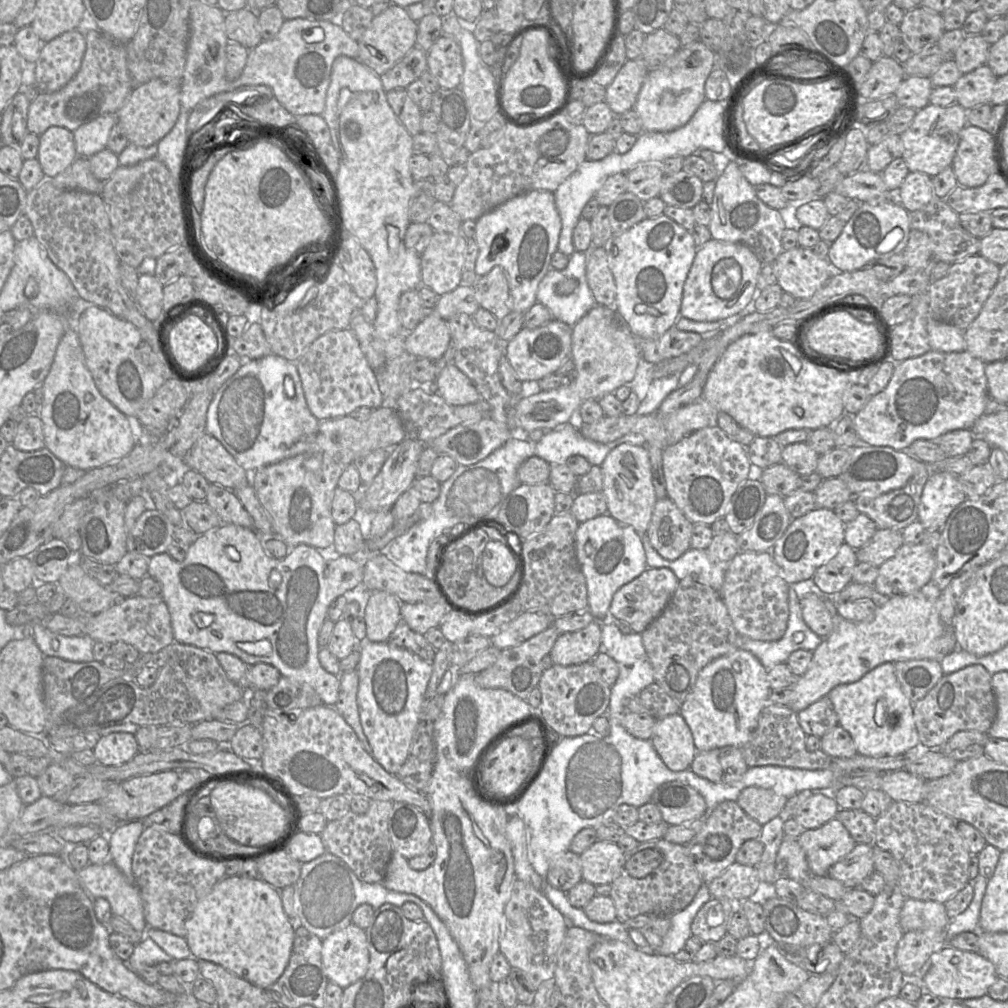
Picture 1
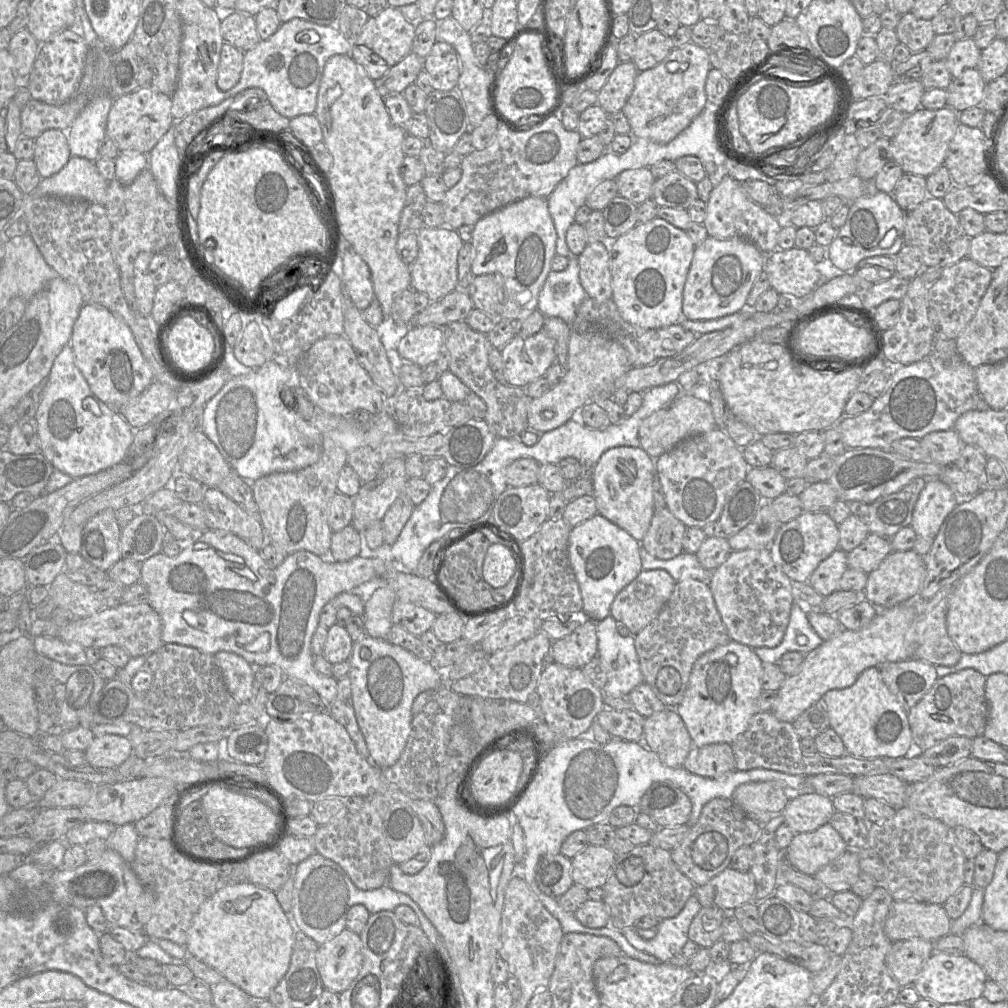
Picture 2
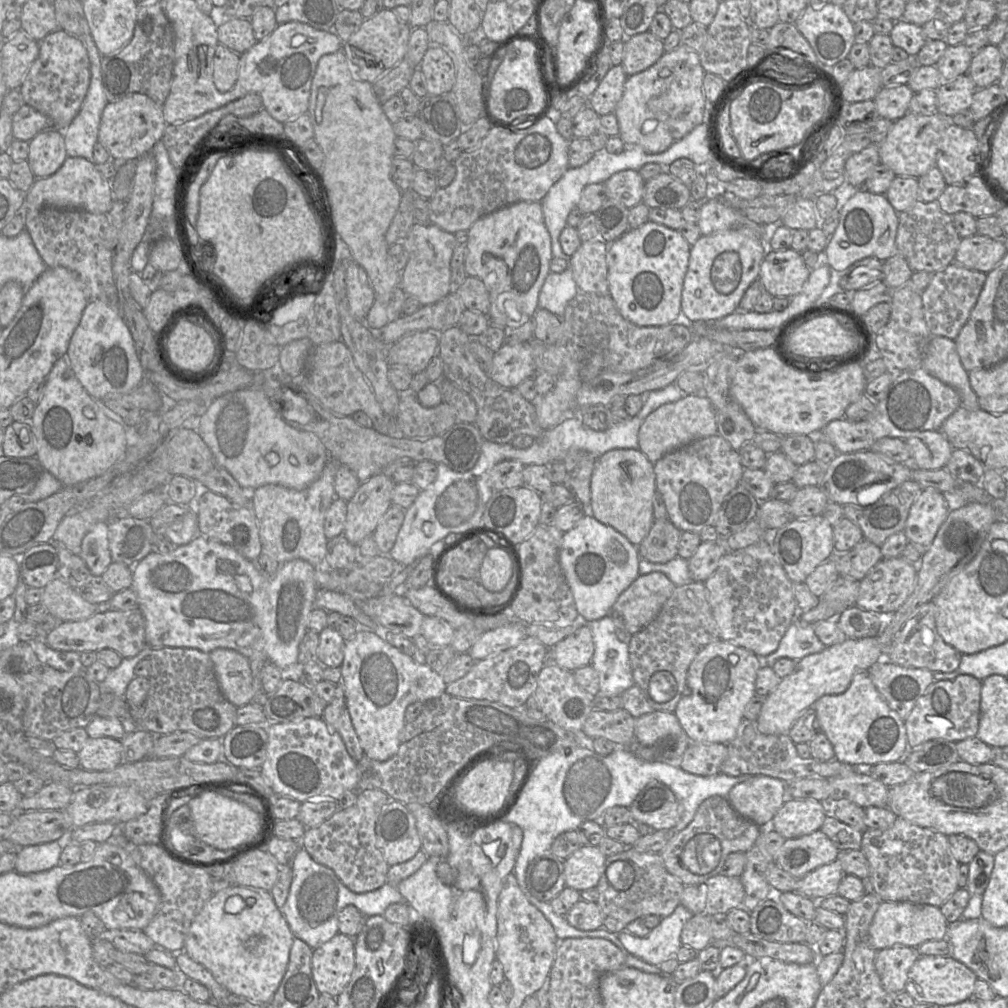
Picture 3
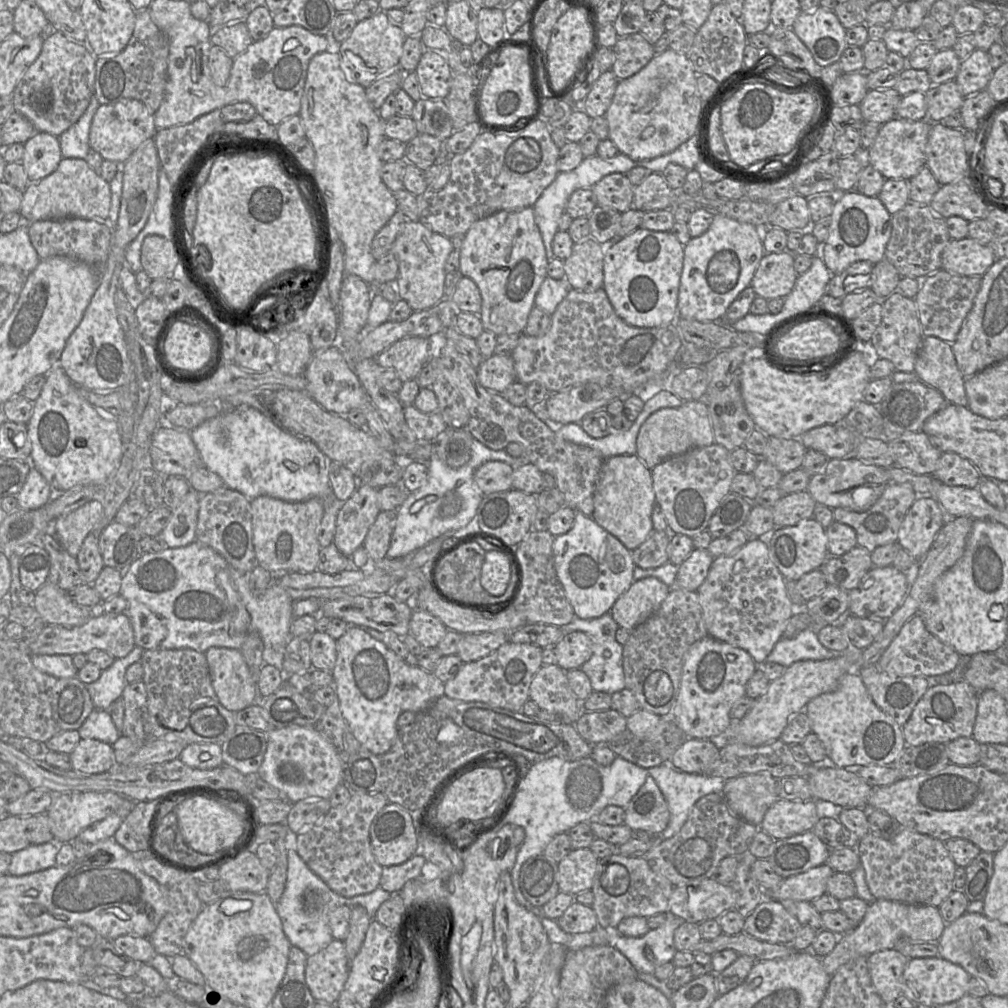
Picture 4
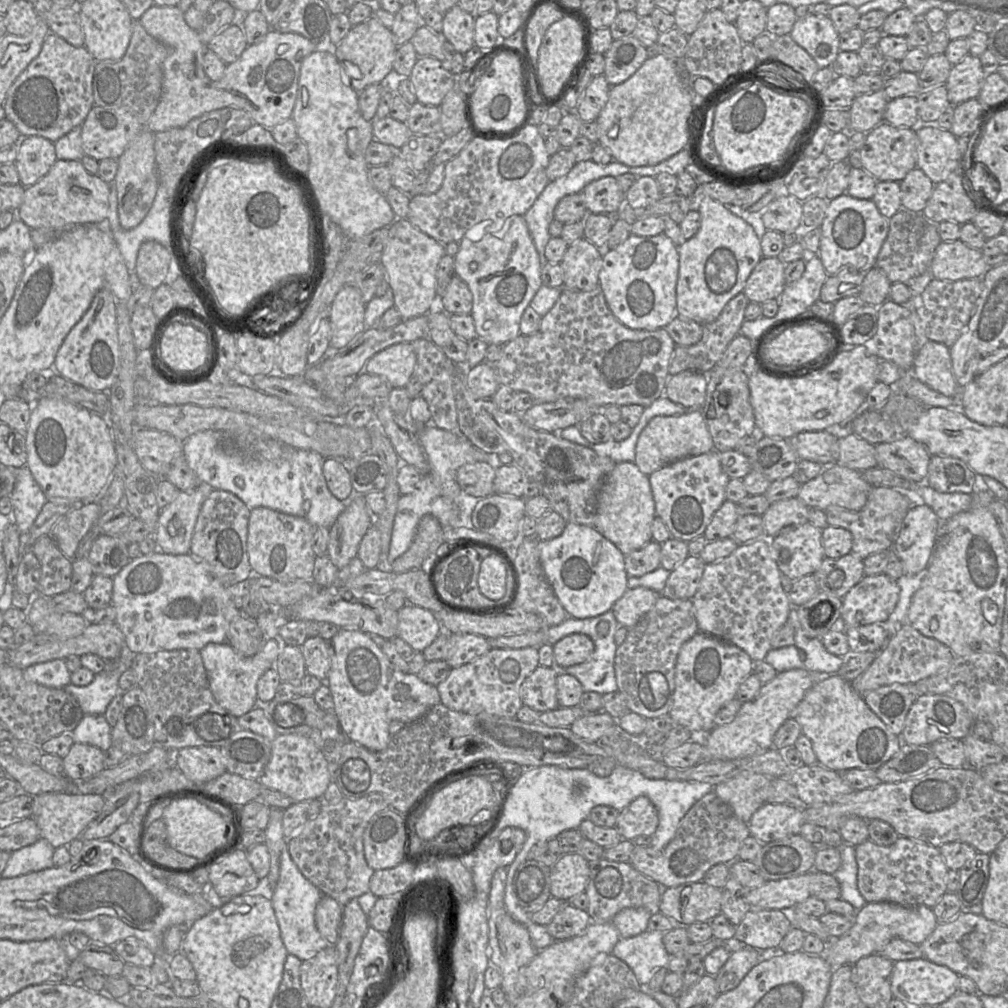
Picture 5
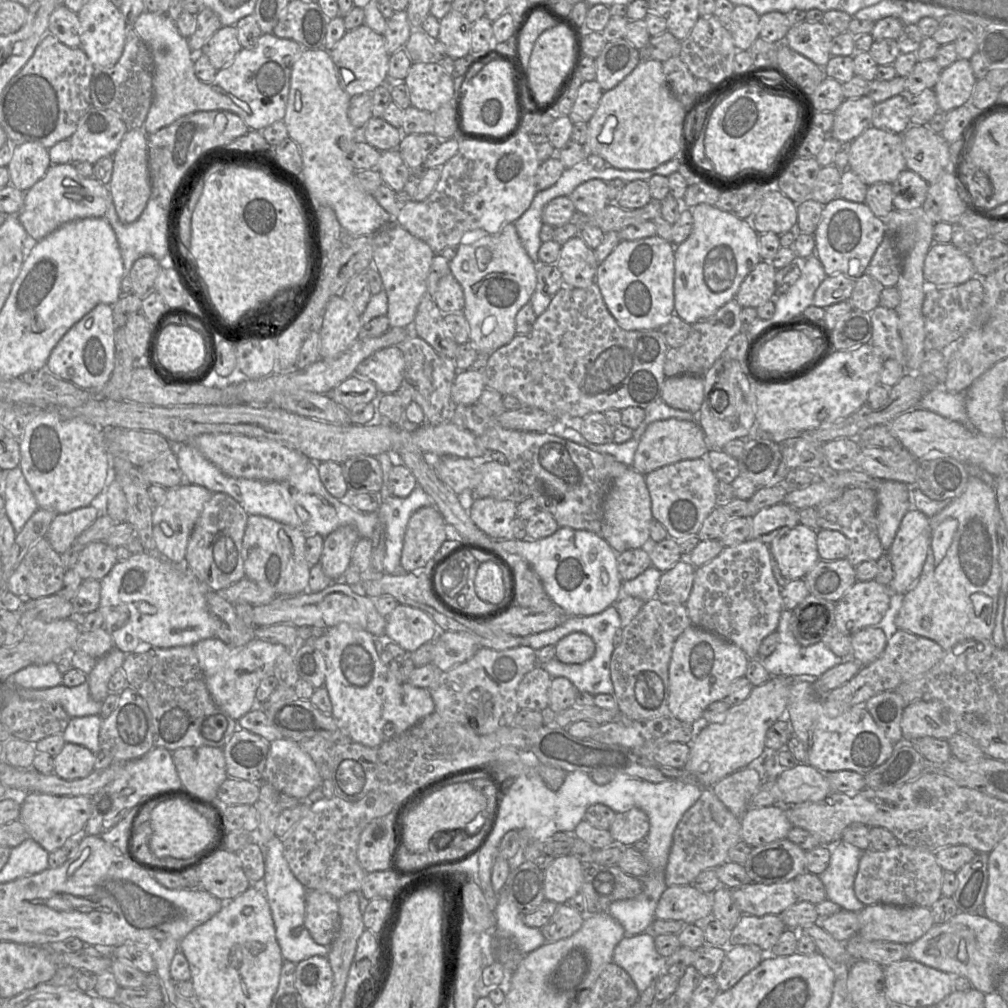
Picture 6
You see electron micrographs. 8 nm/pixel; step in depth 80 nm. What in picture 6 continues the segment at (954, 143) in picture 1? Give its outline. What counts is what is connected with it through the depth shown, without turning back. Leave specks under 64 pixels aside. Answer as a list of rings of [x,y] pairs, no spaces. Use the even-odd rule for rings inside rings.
[[[870,126],[850,143],[848,168],[867,185],[892,184],[906,169],[902,134]]]

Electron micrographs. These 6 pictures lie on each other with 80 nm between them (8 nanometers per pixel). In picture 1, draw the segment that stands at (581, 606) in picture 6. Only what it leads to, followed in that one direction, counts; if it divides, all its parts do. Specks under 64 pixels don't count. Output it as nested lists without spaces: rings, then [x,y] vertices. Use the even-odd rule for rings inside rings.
[[[609,514],[579,523],[576,530],[576,553],[587,584],[588,610],[596,621],[608,621],[609,607],[615,592],[647,569],[646,555],[641,536],[633,527],[615,520]]]

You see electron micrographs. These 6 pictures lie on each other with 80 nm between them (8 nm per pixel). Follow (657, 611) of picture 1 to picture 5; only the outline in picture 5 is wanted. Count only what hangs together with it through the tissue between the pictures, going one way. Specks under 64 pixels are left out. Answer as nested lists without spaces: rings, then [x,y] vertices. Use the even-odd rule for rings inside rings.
[[[646,587],[627,589],[612,607],[612,612],[625,628],[634,626],[656,603],[661,593]]]

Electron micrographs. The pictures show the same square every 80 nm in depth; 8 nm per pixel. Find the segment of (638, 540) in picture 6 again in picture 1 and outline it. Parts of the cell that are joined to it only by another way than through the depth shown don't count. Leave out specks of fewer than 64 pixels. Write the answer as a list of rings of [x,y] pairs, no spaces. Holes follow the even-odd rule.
[[[623,443],[608,453],[600,468],[603,475],[601,492],[606,499],[607,513],[618,522],[633,527],[638,534],[645,534],[657,501],[647,446]]]

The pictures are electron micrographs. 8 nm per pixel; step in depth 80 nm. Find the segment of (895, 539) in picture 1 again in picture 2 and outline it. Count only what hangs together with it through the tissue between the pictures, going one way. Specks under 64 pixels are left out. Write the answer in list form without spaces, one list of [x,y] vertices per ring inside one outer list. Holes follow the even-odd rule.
[[[870,533],[858,547],[847,553],[848,568],[869,574],[891,552],[890,538]]]

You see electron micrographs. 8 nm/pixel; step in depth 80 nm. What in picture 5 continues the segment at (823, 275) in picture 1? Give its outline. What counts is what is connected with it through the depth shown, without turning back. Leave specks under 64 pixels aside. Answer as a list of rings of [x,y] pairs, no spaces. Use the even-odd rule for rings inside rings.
[[[762,257],[743,289],[749,301],[763,303],[770,299],[779,299],[786,286],[785,266],[778,257]]]

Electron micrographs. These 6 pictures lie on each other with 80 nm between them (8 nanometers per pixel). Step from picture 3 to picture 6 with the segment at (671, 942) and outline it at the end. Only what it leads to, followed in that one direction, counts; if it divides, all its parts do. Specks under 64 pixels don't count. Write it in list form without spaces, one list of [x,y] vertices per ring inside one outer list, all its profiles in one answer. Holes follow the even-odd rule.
[[[650,931],[625,935],[613,951],[613,962],[630,975],[640,994],[668,969],[666,957],[655,949],[654,936]]]

